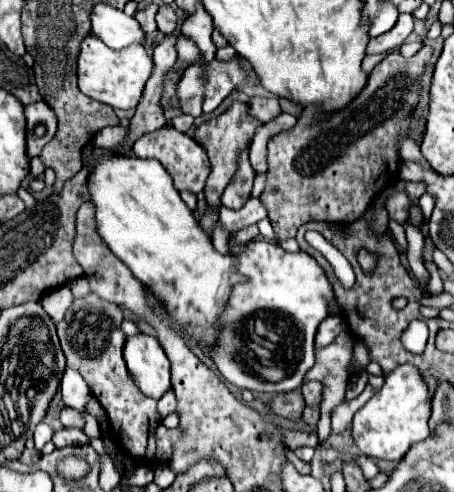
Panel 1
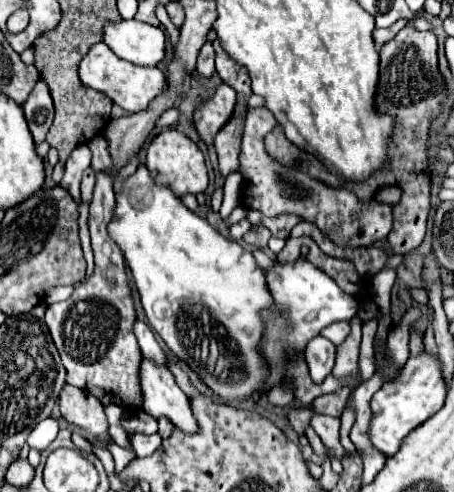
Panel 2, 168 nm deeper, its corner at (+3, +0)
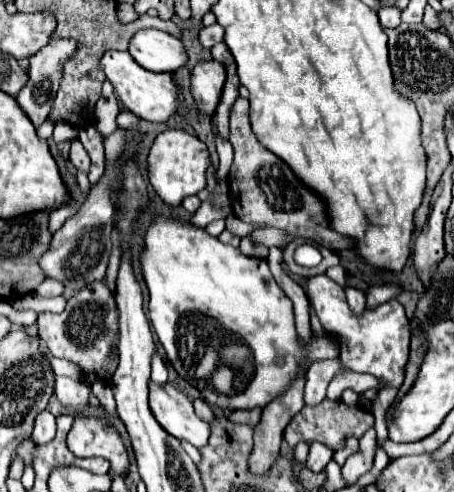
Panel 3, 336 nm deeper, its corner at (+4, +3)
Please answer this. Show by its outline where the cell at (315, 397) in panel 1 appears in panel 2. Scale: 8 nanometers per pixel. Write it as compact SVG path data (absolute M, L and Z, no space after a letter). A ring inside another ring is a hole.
M315 415L311 421L311 427L317 431L321 441L335 453L337 459L347 457L347 451L343 449L339 441L339 419L335 417L325 417L325 415Z

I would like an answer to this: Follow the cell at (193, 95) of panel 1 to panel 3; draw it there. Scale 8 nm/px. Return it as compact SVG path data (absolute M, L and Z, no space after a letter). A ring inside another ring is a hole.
M214 24L214 26L204 26L204 30L200 30L200 44L204 48L212 48L216 42L220 42L224 38L224 30L220 24Z

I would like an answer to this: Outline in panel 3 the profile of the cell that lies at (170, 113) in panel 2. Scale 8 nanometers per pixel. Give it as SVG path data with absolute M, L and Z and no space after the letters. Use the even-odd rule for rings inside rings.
M124 110L124 112L120 112L120 114L118 114L118 120L116 120L116 122L118 122L118 126L132 130L132 128L136 128L136 126L140 124L140 118L138 118L136 114L132 114L132 112Z

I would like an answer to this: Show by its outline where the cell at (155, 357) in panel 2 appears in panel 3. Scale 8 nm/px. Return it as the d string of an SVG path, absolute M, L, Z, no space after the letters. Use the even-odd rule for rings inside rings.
M154 352L154 356L152 356L152 380L156 384L164 384L168 380L166 362L164 362L164 358L158 352Z

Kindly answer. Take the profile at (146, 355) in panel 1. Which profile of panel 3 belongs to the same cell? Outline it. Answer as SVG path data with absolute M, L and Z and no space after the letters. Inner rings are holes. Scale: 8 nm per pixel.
M150 380L150 410L158 424L178 440L188 440L196 448L208 442L208 422L196 416L190 398L172 384L160 386Z

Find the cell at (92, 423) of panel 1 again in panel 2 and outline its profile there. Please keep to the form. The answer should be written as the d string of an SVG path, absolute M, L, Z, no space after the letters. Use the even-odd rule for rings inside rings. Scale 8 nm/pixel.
M109 436L107 441L109 442L109 451L113 456L115 463L115 473L119 474L133 459L135 459L135 452L130 449L119 447L112 442Z

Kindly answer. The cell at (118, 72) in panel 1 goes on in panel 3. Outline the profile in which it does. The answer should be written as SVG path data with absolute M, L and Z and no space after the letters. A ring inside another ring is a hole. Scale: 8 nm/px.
M108 50L100 60L100 70L104 72L106 80L114 86L116 96L120 102L134 112L136 116L148 122L166 122L176 112L176 86L170 74L156 74L138 66L138 62L128 52Z

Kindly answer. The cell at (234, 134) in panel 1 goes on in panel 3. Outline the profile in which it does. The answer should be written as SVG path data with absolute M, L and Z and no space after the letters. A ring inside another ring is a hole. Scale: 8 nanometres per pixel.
M204 60L192 70L192 96L196 100L198 112L212 118L218 108L220 94L224 90L226 70L216 60Z

